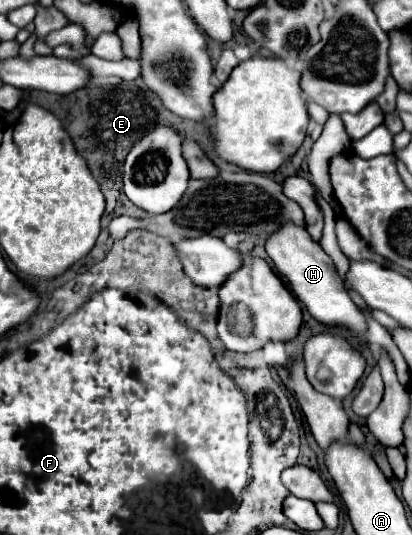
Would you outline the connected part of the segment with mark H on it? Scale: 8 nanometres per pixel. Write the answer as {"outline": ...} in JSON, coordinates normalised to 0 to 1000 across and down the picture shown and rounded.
{"outline":[[[694,419],[694,426],[675,426],[675,434],[665,434],[665,441],[650,441],[646,449],[646,475],[665,490],[670,505],[689,520],[699,520],[704,538],[718,550],[718,557],[743,572],[743,579],[772,602],[830,606],[830,609],[854,613],[874,628],[883,628],[888,602],[874,576],[845,553],[845,542],[835,538],[825,512],[816,512],[816,497],[806,482],[777,464],[772,452],[752,449],[738,426],[723,426],[718,419]]]}

